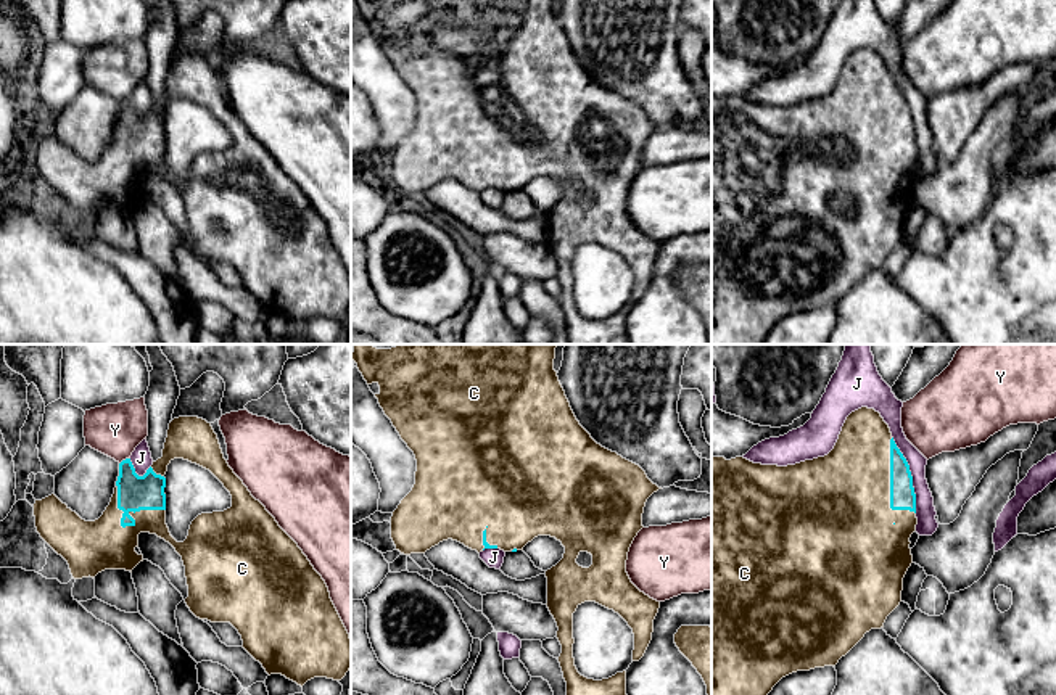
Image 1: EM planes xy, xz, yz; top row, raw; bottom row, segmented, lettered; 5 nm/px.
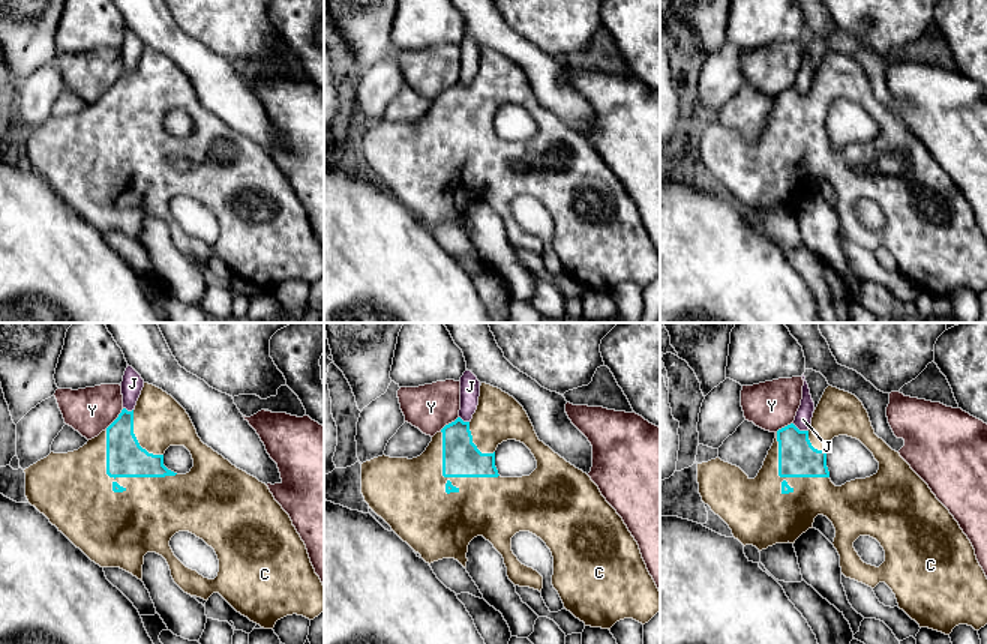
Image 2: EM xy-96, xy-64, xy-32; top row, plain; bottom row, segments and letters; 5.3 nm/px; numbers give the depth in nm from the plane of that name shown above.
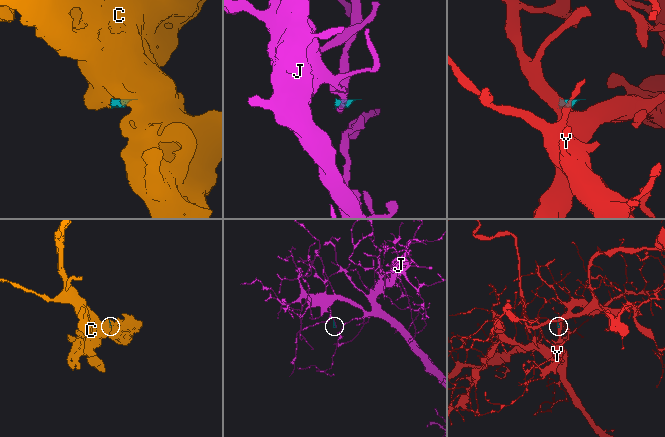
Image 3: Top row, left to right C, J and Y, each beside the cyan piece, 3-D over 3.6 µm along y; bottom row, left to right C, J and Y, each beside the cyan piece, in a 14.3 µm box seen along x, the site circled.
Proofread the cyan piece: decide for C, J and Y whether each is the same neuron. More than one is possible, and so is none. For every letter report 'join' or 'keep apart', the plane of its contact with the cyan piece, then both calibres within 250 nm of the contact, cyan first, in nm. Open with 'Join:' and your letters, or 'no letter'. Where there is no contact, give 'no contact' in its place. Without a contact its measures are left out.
Join: C
C: join; meets cyan in xy; 180 nm thick on the cyan side, 260 nm on the other
J: keep apart; meets cyan in yz; 130 nm thick on the cyan side, 100 nm on the other
Y: keep apart; meets cyan in xy; 180 nm thick on the cyan side, 260 nm on the other

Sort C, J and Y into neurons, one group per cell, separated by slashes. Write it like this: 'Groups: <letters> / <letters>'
Groups: C / J / Y

